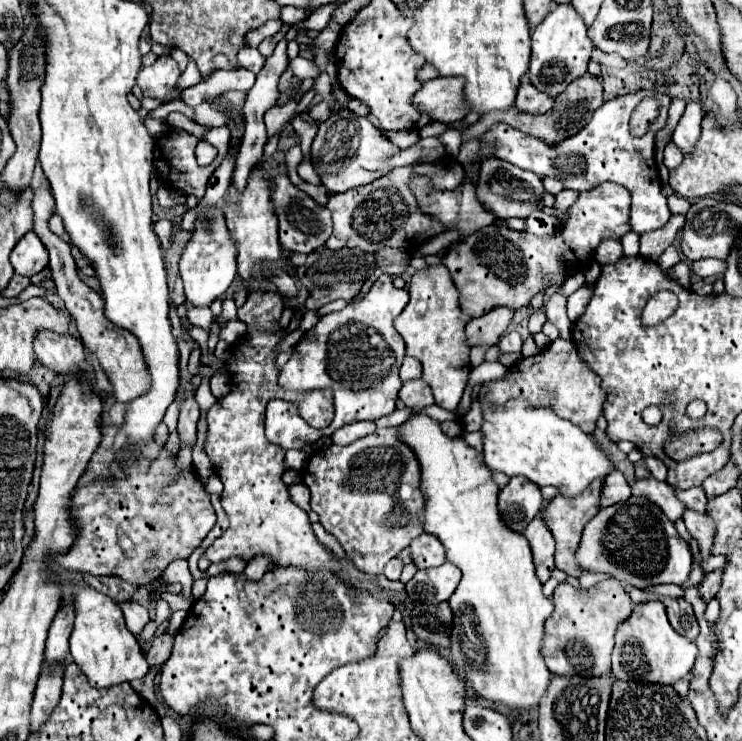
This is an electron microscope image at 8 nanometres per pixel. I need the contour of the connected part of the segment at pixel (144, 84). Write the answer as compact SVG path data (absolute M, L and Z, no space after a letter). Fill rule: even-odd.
M163 56L153 66L141 68L137 76L137 86L141 88L145 98L157 98L157 100L169 102L175 92L175 84L179 76L181 76L181 70L177 62L171 56Z

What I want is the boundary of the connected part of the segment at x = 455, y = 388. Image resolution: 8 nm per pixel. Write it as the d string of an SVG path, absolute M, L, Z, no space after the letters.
M429 266L425 272L417 272L409 282L411 300L405 310L395 318L393 326L399 330L407 344L407 354L423 364L423 380L431 386L435 394L435 404L445 410L455 410L465 392L465 384L471 372L469 344L465 336L465 326L471 320L463 314L459 304L459 290L453 286L449 270L439 266Z

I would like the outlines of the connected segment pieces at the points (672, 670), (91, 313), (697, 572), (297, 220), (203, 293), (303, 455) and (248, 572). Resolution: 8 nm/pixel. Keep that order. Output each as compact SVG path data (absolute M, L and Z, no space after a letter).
M657 598L645 600L641 604L635 604L631 616L617 628L613 648L613 674L619 680L647 680L673 684L675 680L691 672L695 656L697 646L669 626L665 604Z
M45 180L41 190L35 190L35 200L33 200L35 224L33 224L33 232L41 238L41 242L49 250L49 256L51 256L49 268L51 268L53 280L57 284L57 294L65 302L67 312L75 318L77 330L79 330L79 336L81 336L85 348L91 350L91 354L99 360L101 368L105 370L105 374L107 374L107 378L109 378L109 382L113 386L115 398L119 402L131 402L133 398L139 398L141 394L145 394L145 390L149 390L149 372L147 372L147 366L145 366L145 356L141 356L141 344L137 344L137 338L129 330L117 328L115 324L111 324L105 318L105 304L103 304L101 294L93 292L83 280L79 280L77 266L75 266L75 260L71 256L71 246L49 230L47 220L53 214L53 206L55 206L53 194L51 194L49 182Z
M695 560L692 562L692 570L688 580L681 586L682 589L686 590L689 587L698 585L703 579L703 572L699 568L699 563Z
M285 174L273 178L273 202L275 202L275 214L279 218L279 242L285 250L311 254L313 250L321 248L333 234L331 214L323 212L323 208L313 198L295 188Z
M211 206L201 210L195 220L193 236L187 242L181 260L179 260L179 274L183 278L185 296L189 306L209 306L217 296L225 294L231 286L233 278L237 276L237 248L233 246L233 236L225 224L225 216L221 208Z
M287 450L287 456L285 456L285 464L287 468L293 468L293 470L303 470L305 464L307 464L307 452L305 450Z
M253 558L253 560L247 564L247 568L243 570L243 574L245 574L245 578L259 580L259 578L269 570L269 568L271 568L269 558Z

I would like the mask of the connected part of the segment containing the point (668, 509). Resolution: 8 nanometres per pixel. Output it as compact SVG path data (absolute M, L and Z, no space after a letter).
M653 476L643 478L643 480L635 478L635 480L631 482L631 492L633 492L635 496L645 496L645 498L649 498L651 502L655 502L655 504L667 514L667 518L673 520L673 522L675 522L679 516L683 516L685 506L677 500L673 486L669 486L667 482L659 482L659 480L655 480Z

